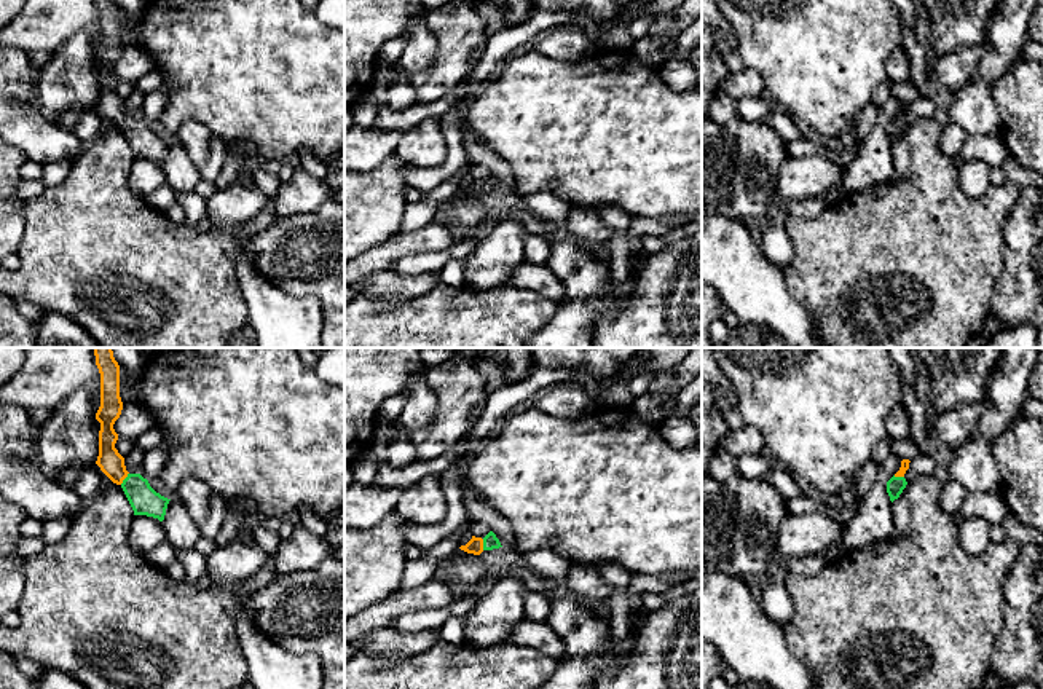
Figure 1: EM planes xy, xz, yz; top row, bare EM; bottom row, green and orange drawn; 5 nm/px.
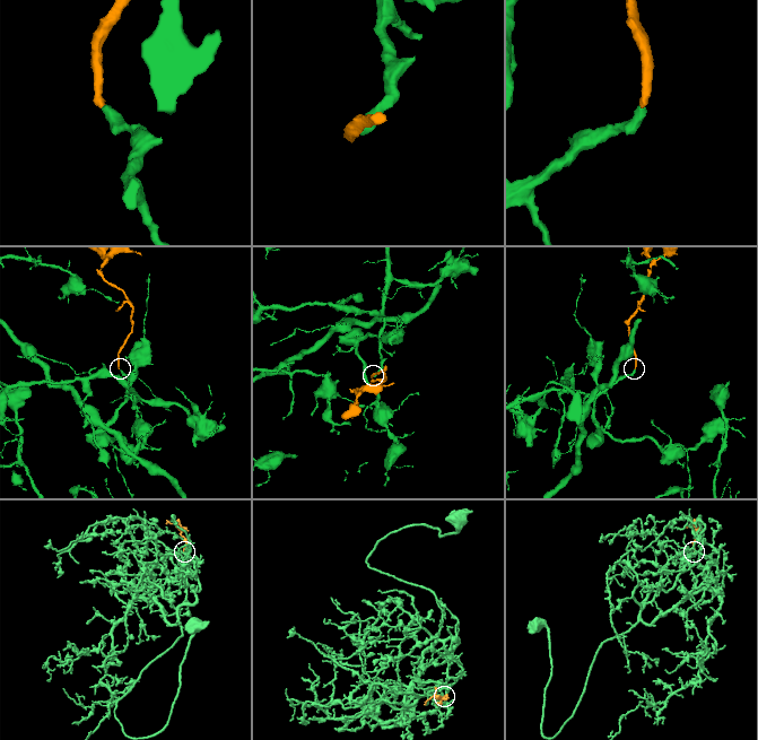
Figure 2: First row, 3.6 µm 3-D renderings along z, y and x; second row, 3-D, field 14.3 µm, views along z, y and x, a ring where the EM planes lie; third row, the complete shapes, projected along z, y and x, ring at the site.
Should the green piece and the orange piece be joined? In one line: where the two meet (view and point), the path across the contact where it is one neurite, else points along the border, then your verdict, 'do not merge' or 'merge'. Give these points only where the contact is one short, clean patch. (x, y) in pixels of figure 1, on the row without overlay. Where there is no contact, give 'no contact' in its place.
meets green in xy at (125, 122); runs through xy (144, 142), (125, 122), (110, 104); merge

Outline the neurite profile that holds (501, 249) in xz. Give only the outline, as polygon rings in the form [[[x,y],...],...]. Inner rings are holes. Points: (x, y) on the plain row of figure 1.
[[[517,219],[488,228],[466,258],[466,285],[472,289],[504,285],[510,273],[525,265],[523,234],[525,226]]]

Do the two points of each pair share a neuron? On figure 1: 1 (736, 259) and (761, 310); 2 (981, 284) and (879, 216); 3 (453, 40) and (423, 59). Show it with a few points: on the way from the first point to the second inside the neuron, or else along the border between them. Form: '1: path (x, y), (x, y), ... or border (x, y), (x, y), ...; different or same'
1: path (739, 271), (759, 297); same
2: path (956, 284), (948, 284), (905, 241); same
3: border (423, 16), (436, 40), (436, 59), (412, 75); different

